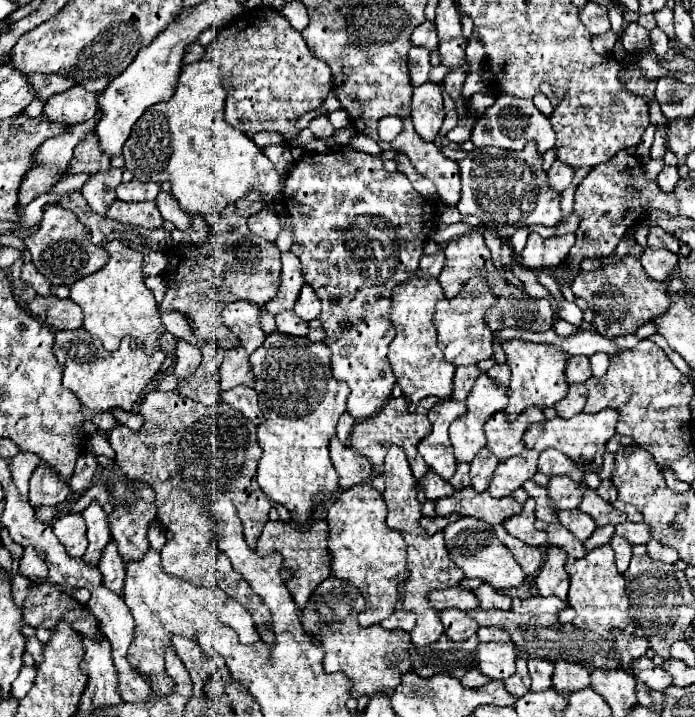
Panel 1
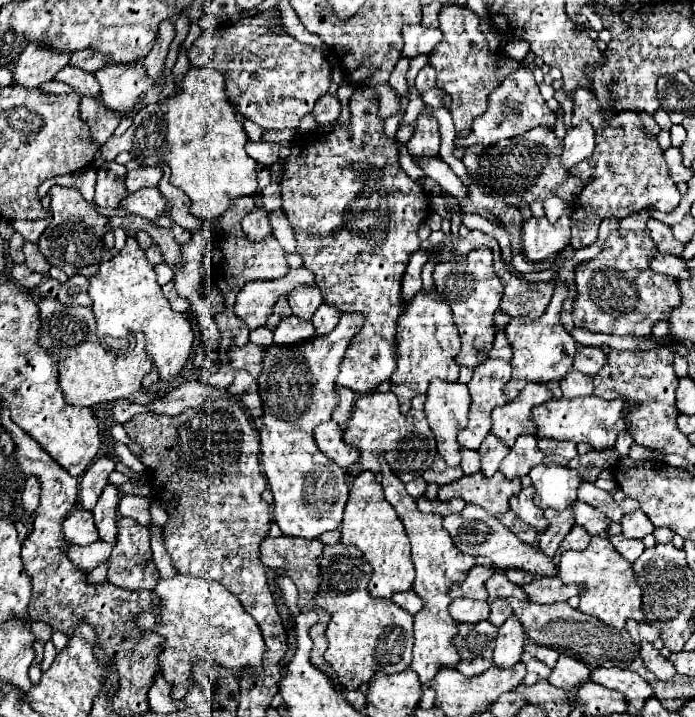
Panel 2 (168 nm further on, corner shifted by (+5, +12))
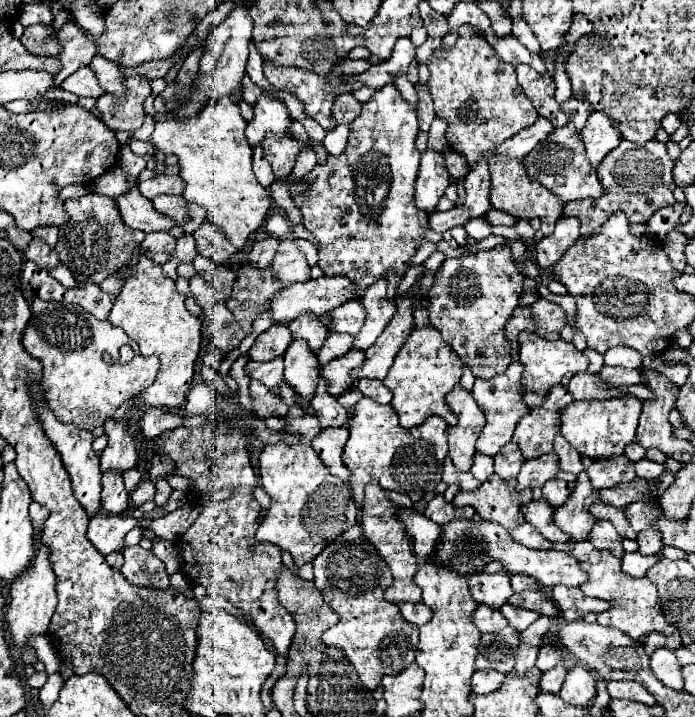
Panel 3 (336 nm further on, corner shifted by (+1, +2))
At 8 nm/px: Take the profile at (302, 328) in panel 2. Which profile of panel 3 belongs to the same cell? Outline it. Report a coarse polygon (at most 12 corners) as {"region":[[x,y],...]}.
{"region":[[301,338],[291,342],[285,380],[307,408],[319,382],[319,360]]}

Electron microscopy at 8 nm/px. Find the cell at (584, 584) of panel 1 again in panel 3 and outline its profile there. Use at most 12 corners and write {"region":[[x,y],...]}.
{"region":[[607,550],[587,572],[585,596],[611,602],[597,622],[633,642],[673,634],[649,578],[623,574]]}

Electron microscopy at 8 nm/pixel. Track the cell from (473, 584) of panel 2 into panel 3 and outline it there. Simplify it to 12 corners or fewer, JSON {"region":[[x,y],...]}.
{"region":[[471,574],[477,604],[499,608],[513,594],[509,574]]}

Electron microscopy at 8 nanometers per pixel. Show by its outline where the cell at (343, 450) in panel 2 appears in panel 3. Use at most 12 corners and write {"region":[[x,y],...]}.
{"region":[[325,428],[311,442],[333,476],[349,480],[341,452],[347,428]]}

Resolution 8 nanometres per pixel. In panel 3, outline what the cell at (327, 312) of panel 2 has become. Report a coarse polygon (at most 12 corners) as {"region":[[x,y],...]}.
{"region":[[345,302],[329,312],[331,334],[355,336],[363,322],[361,302]]}

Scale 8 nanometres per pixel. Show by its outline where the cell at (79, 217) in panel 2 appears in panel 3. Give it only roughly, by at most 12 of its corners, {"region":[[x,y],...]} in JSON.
{"region":[[67,200],[55,252],[81,284],[131,260],[145,232],[115,200]]}

